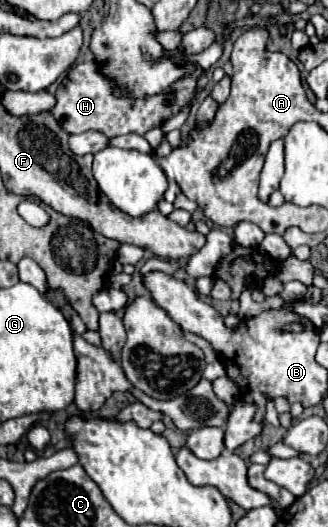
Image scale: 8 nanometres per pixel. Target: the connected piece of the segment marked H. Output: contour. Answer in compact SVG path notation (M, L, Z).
M88 58L86 62L80 62L70 68L70 72L66 74L66 78L62 80L62 84L56 90L58 102L50 112L54 114L54 118L58 118L58 122L62 122L62 128L70 134L80 134L86 130L98 130L98 132L106 134L108 138L114 138L120 134L130 134L130 132L144 134L150 128L160 126L162 120L168 120L184 104L188 104L192 100L198 76L200 74L192 74L190 78L184 78L182 82L178 82L178 86L174 86L176 104L166 106L164 96L154 96L154 98L146 98L146 100L130 100L128 96L114 96L110 82L106 82L106 78L102 78L102 74L98 74L98 64Z

